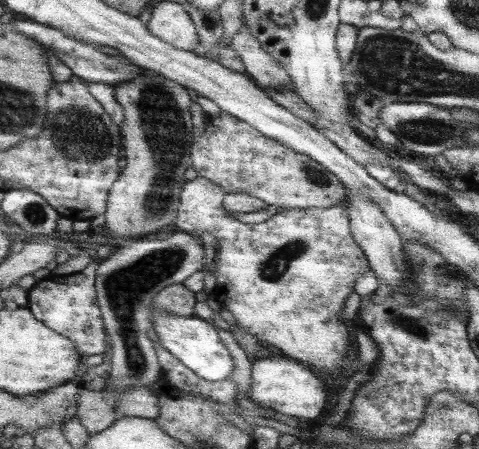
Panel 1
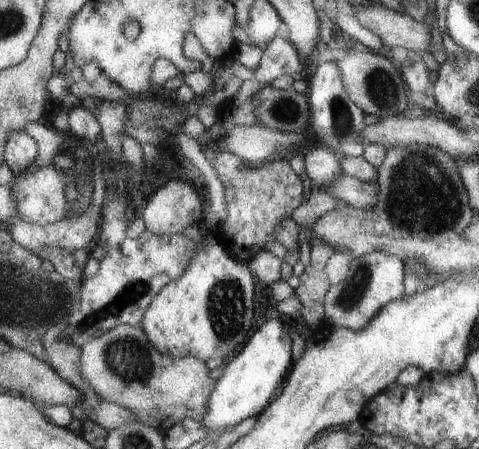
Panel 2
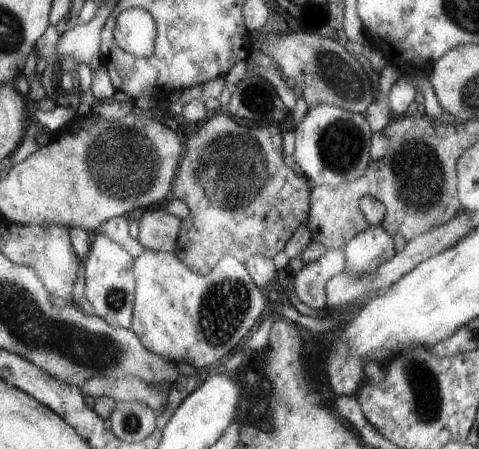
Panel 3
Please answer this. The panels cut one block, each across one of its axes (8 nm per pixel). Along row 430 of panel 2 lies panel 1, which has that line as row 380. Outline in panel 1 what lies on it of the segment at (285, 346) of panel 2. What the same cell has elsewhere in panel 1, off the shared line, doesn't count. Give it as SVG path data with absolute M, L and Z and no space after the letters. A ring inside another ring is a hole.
M155 304L151 308L153 308L153 320L155 320L153 328L161 344L171 354L175 354L187 368L191 368L195 374L211 382L221 382L231 374L233 362L227 348L223 346L223 338L215 324L209 324L197 316L189 318L189 316L179 316L179 314L163 314L159 308L155 308Z

